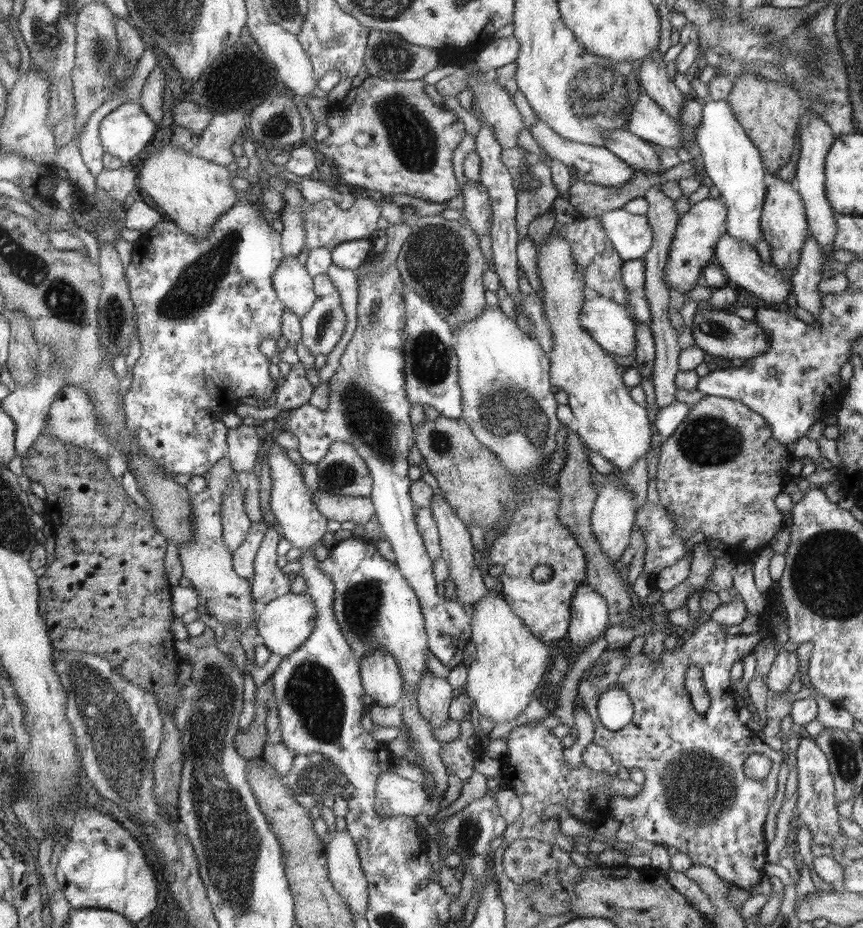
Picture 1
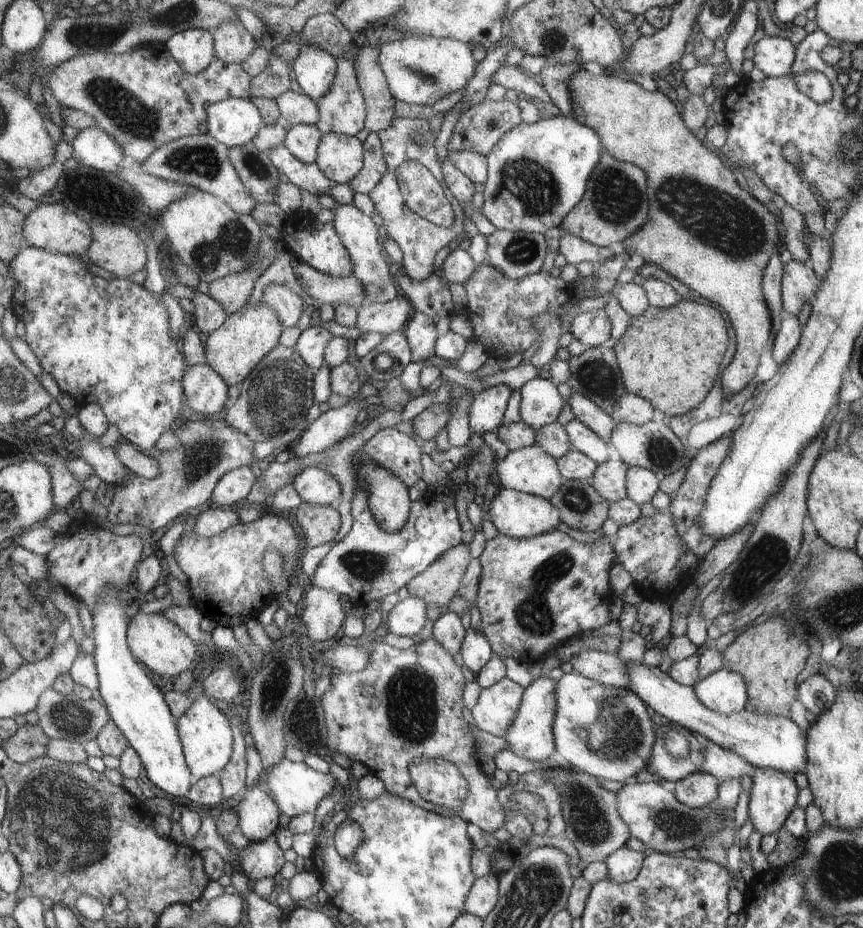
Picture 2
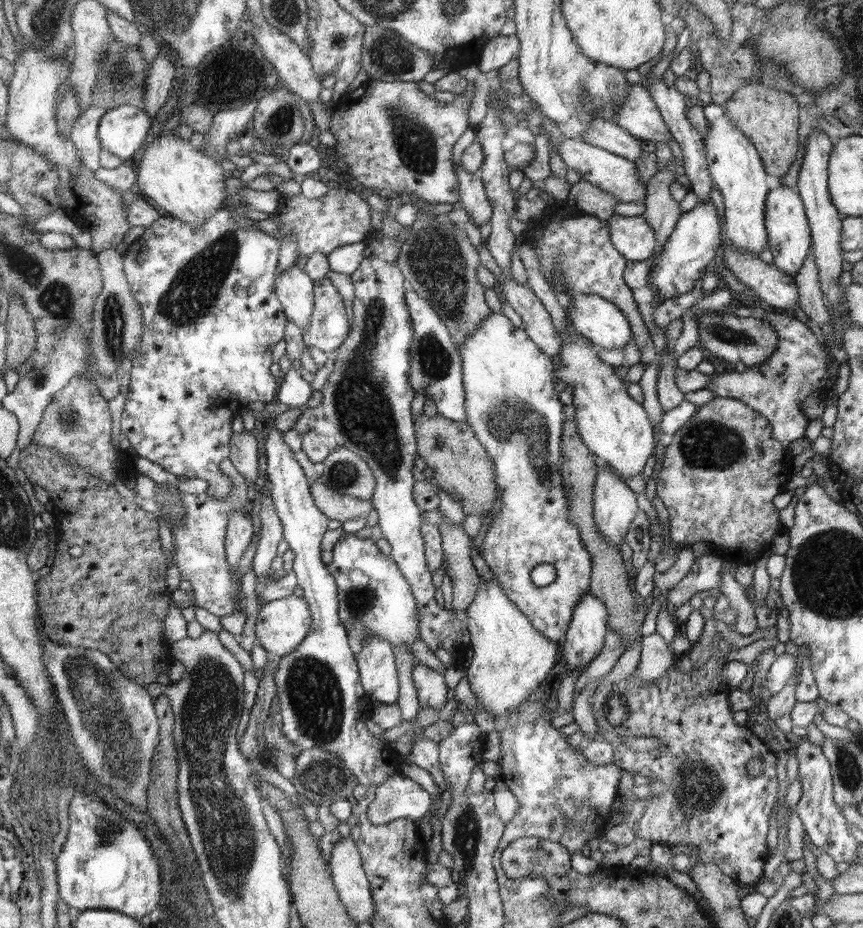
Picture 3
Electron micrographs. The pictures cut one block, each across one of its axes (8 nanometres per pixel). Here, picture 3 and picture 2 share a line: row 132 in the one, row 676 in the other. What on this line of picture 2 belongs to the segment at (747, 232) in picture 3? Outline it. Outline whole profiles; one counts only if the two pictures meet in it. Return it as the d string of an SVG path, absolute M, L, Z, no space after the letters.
M722 668L700 679L694 686L699 699L710 709L732 715L749 702L748 684L739 672Z

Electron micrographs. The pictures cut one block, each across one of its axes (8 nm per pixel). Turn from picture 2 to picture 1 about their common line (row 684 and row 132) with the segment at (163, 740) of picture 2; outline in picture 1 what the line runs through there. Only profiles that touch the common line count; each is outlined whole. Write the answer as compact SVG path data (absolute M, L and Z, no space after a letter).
M138 102L122 104L118 109L107 114L99 125L99 137L103 149L108 154L120 158L124 164L131 161L136 154L140 154L148 146L154 132L156 132L156 124L154 124L153 117L150 117L149 113L142 110L138 106Z

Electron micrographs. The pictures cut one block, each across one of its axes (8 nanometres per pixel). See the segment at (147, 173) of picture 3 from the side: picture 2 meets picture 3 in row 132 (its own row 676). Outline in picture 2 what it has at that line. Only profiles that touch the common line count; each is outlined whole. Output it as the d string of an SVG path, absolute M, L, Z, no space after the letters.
M140 611L130 620L129 645L134 656L152 672L160 676L176 678L184 670L194 668L194 658L198 654L192 639L171 620L160 613L146 615Z

